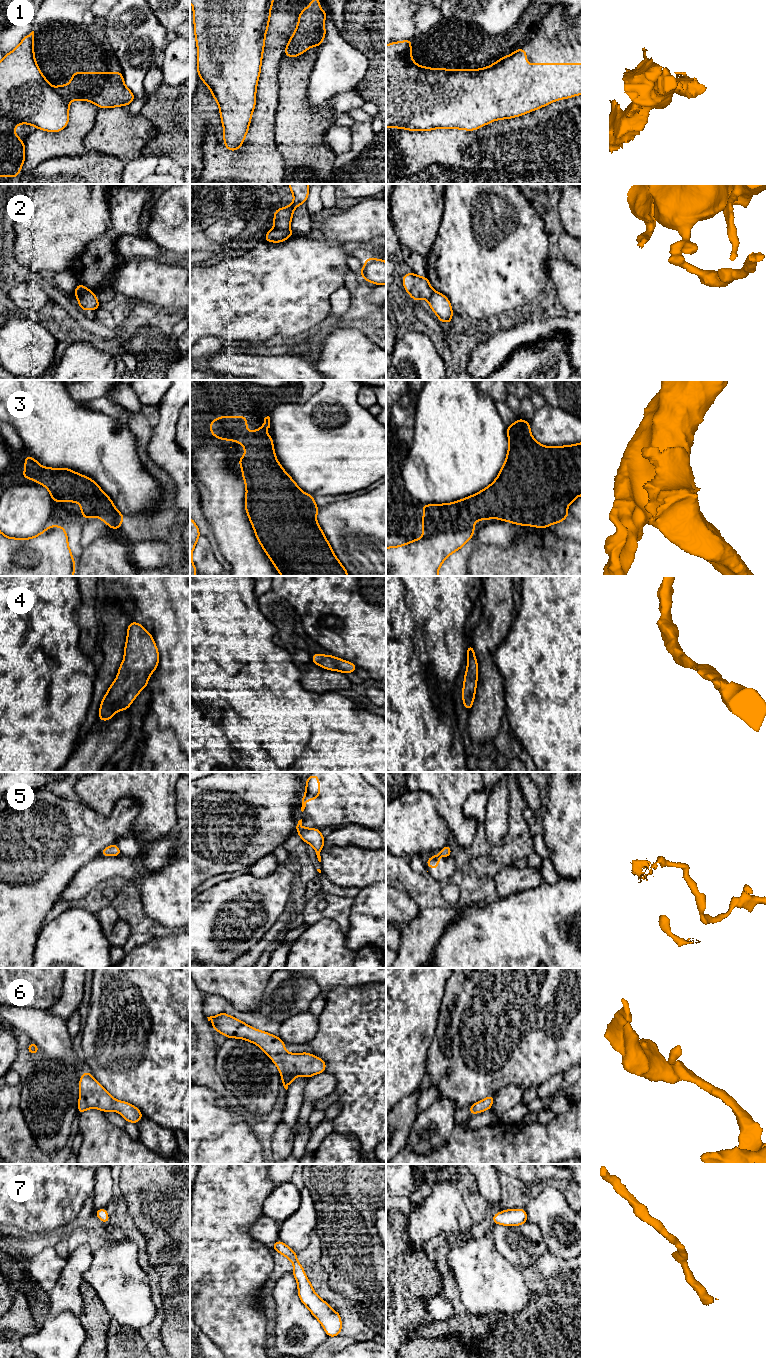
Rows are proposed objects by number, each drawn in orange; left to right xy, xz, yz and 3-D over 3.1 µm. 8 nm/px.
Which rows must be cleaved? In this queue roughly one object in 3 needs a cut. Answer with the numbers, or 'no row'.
2, 5

